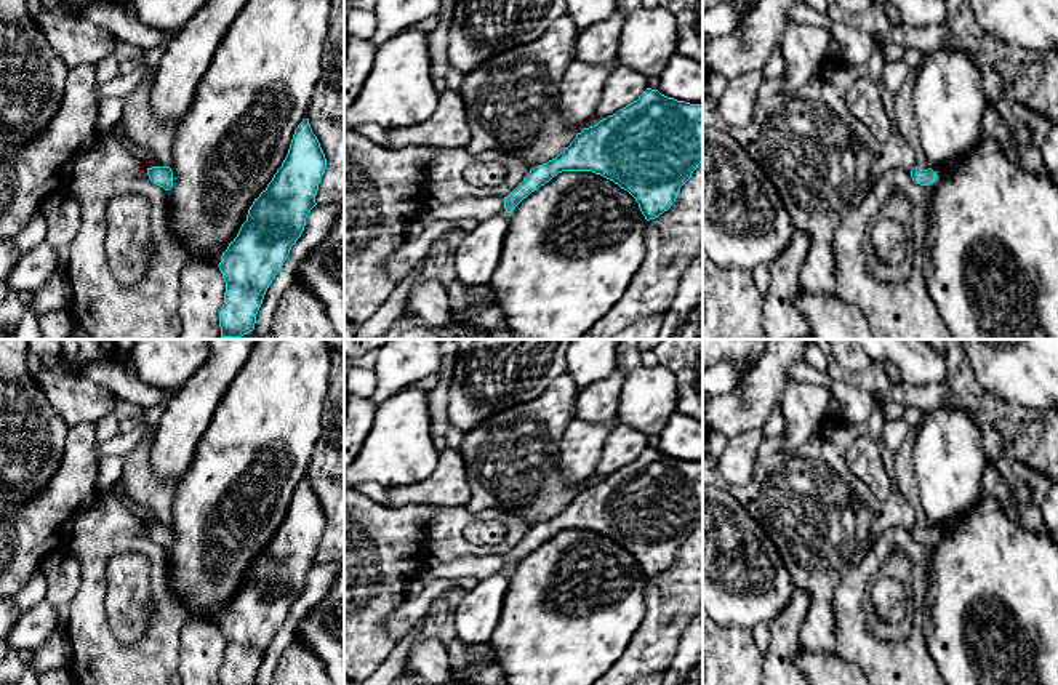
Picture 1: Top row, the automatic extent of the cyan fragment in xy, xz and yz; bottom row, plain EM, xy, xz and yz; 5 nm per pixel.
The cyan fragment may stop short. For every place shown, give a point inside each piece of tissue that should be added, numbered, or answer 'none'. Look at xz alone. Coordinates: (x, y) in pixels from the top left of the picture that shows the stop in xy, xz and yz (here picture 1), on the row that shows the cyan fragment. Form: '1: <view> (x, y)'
1: xz (477, 208)

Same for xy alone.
none

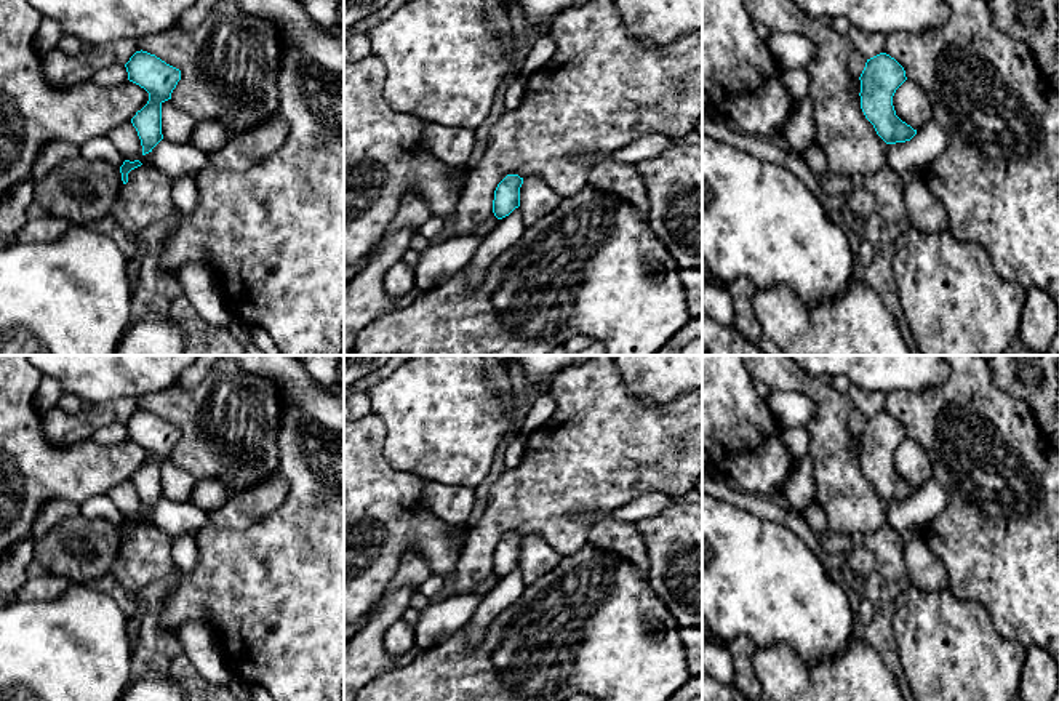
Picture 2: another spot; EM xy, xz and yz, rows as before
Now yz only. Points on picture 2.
none

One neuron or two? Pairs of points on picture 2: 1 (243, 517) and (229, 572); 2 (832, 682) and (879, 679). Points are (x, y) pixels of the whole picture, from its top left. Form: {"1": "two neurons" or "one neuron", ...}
{"1": "two neurons", "2": "one neuron"}

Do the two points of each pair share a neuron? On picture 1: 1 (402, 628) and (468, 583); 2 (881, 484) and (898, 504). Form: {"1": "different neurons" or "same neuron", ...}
{"1": "same neuron", "2": "different neurons"}

